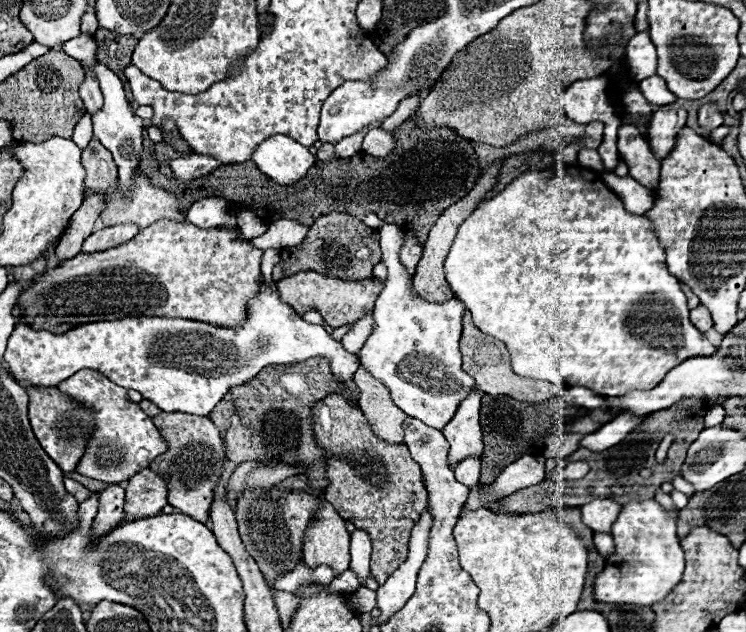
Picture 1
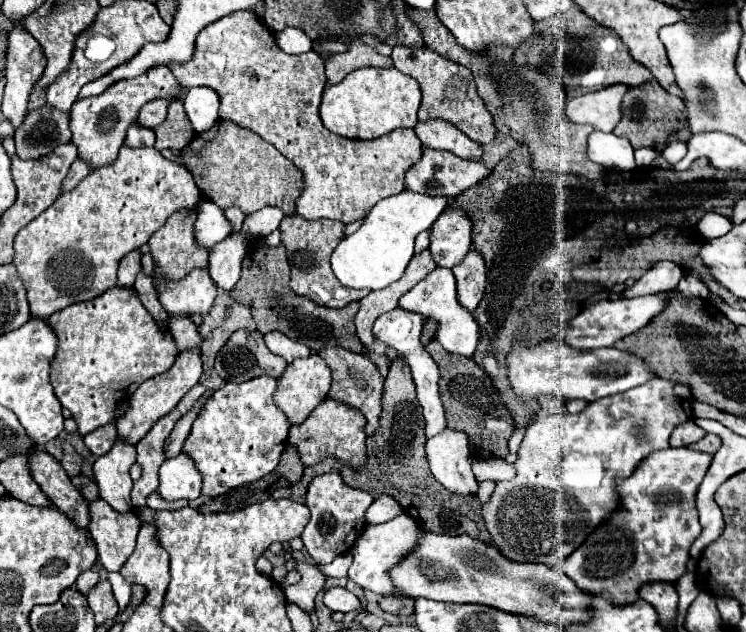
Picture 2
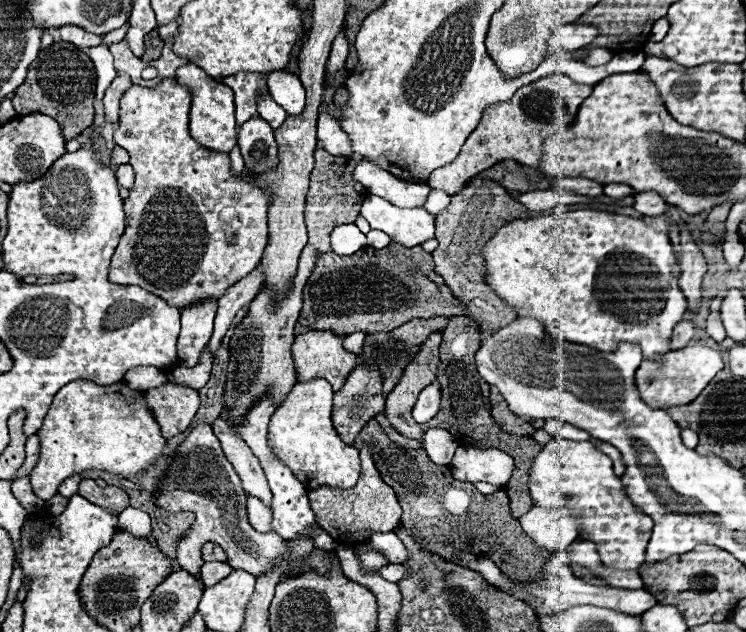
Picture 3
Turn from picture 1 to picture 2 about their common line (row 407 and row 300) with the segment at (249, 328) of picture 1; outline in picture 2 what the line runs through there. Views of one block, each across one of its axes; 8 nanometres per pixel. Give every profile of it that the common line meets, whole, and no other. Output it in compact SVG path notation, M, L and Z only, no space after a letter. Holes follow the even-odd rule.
M150 254L142 256L142 270L148 278L152 278L154 288L158 292L158 300L162 308L170 316L196 316L208 314L218 296L218 288L210 278L210 268L190 270L180 280L164 278L156 272L154 258Z

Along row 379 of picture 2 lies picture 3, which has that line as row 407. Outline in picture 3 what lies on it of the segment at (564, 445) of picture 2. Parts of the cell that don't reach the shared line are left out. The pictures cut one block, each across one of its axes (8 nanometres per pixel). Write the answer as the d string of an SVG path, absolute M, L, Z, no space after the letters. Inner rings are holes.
M694 344L680 350L672 350L664 354L662 362L644 360L636 372L636 386L642 400L652 408L666 408L666 406L682 406L690 404L696 394L704 390L704 386L724 368L722 354L710 346Z

